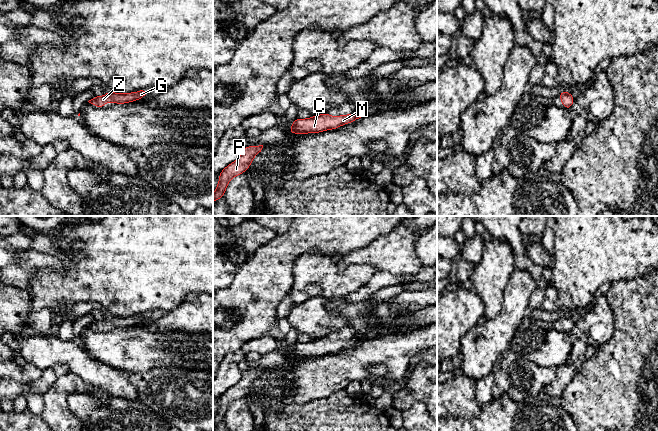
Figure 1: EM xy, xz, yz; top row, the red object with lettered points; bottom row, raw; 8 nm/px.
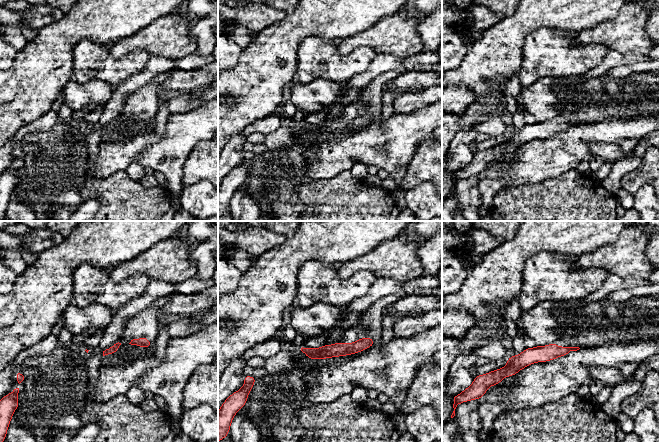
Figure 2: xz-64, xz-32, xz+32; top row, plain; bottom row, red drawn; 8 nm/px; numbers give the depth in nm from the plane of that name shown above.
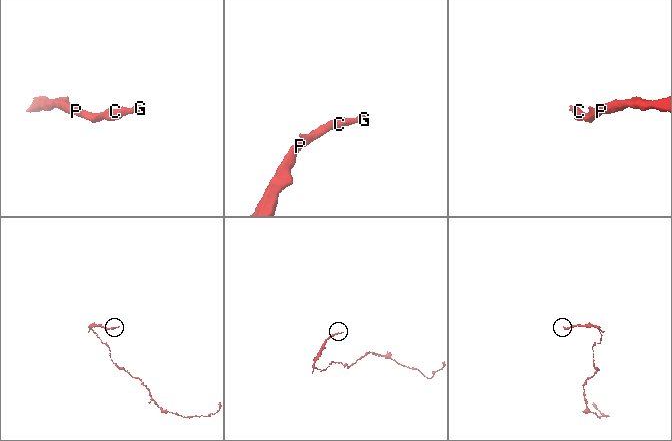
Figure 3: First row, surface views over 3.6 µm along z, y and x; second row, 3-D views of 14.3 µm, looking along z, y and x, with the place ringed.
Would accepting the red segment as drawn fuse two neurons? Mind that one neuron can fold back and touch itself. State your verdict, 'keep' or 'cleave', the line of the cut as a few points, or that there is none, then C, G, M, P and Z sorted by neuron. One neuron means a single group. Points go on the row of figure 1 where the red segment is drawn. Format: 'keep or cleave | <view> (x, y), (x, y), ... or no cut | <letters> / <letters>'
keep | no cut | C G M P Z

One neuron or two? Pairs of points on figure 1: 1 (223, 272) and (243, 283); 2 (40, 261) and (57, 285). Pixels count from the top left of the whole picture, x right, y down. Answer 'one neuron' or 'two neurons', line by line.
1: two neurons
2: two neurons

